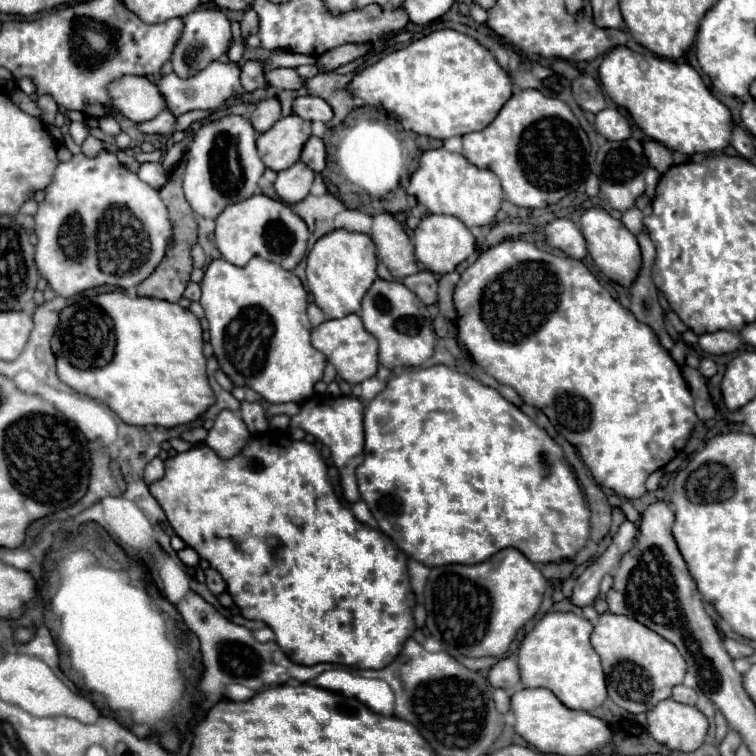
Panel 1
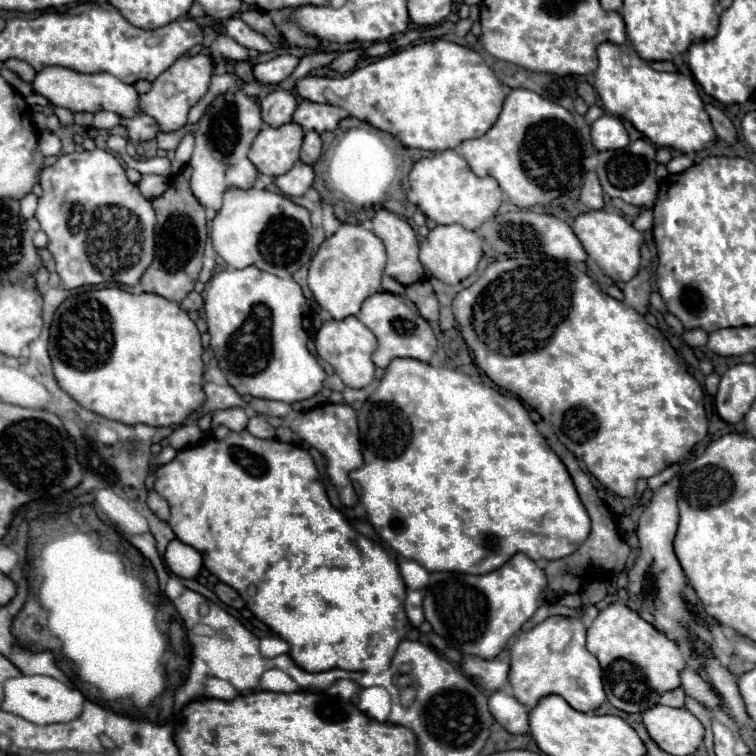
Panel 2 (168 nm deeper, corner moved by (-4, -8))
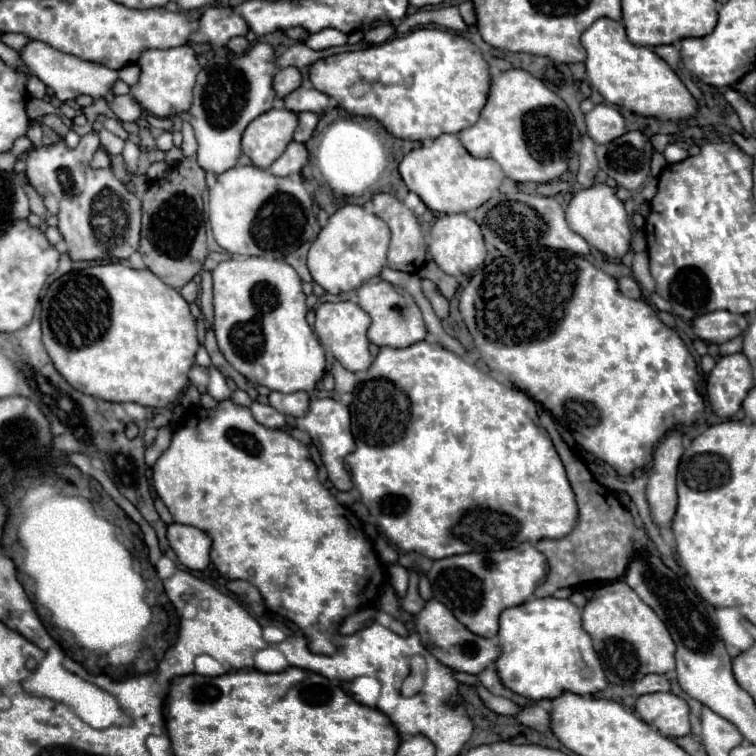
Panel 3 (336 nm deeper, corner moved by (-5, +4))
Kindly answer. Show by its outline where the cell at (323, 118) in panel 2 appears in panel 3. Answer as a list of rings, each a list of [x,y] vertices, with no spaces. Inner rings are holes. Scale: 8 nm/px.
[[[298,88],[292,94],[284,98],[284,108],[292,110],[296,114],[300,112],[316,112],[322,114],[330,104],[330,96],[324,92],[318,92],[314,88]]]

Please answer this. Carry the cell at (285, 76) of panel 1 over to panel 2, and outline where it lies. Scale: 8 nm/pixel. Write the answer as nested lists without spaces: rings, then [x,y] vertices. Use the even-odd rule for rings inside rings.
[[[443,38],[391,52],[355,68],[349,76],[305,76],[295,90],[305,100],[345,108],[349,116],[393,134],[407,148],[431,152],[483,136],[495,124],[505,96],[499,80],[475,50]]]

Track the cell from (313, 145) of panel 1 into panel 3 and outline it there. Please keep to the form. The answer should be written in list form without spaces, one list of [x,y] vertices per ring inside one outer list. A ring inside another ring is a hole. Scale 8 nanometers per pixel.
[[[302,112],[298,114],[298,128],[296,128],[296,134],[294,134],[294,140],[300,140],[300,142],[308,142],[314,128],[318,124],[318,114],[314,112]]]

